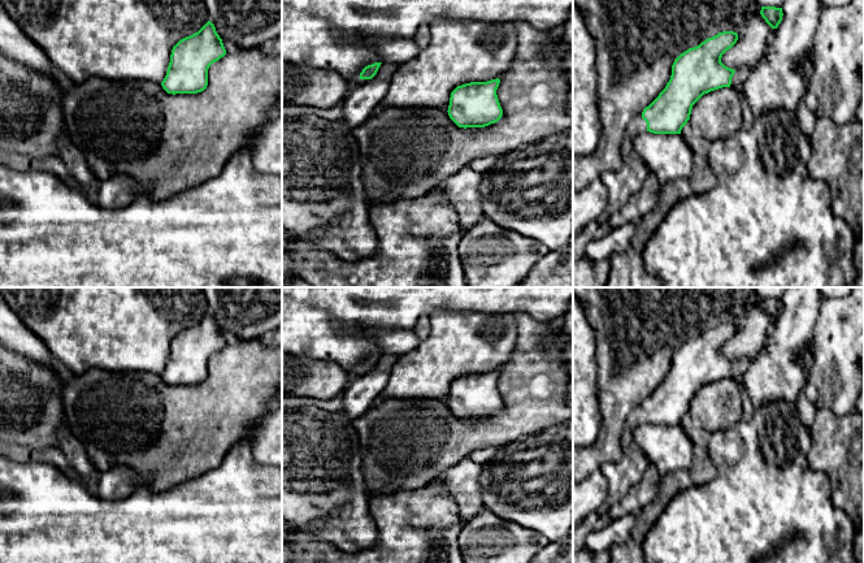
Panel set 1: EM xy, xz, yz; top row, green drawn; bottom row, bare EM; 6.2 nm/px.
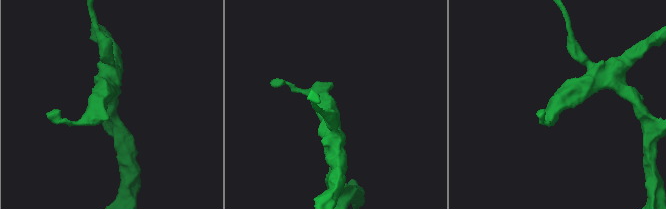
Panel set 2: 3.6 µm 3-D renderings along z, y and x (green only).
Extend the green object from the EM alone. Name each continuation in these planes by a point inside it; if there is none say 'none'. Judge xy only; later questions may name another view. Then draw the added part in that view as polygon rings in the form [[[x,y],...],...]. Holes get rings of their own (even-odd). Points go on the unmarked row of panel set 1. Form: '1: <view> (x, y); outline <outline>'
none

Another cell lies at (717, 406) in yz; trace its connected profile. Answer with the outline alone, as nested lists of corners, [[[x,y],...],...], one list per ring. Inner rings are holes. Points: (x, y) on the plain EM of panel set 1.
[[[733,378],[704,385],[692,397],[690,411],[681,421],[682,429],[692,442],[692,467],[689,472],[678,469],[661,476],[656,497],[637,514],[629,540],[609,549],[609,563],[647,563],[643,554],[647,533],[681,490],[707,484],[713,478],[712,436],[737,425],[742,415],[742,395],[738,382]]]

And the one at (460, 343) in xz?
[[[437,311],[429,315],[430,335],[411,352],[398,358],[388,372],[381,399],[434,399],[448,402],[451,384],[470,373],[500,369],[517,342],[517,322],[511,313]]]

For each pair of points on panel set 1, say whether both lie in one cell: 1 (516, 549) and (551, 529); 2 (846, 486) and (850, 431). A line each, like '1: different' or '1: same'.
1: different
2: same

